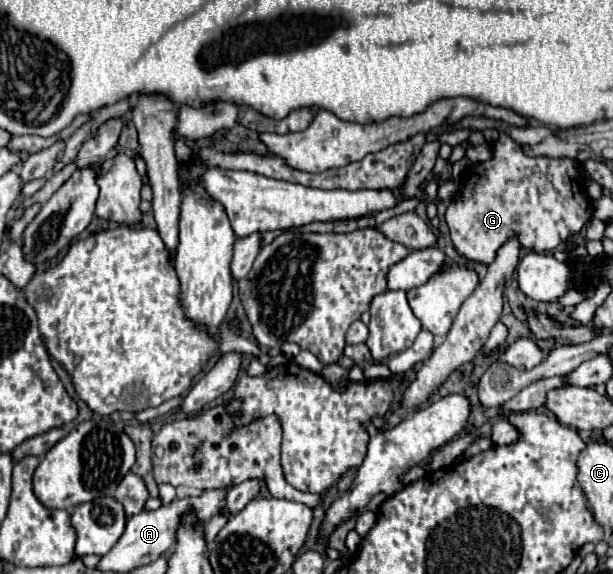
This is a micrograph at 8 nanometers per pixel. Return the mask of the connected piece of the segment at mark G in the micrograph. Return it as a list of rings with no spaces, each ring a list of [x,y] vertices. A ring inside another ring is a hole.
[[[499,133],[497,141],[491,143],[491,159],[485,163],[479,163],[469,171],[469,175],[463,181],[463,187],[459,195],[451,201],[447,207],[445,219],[451,231],[451,241],[455,249],[479,263],[493,263],[499,247],[507,243],[511,237],[517,237],[521,247],[535,251],[535,253],[549,253],[557,249],[559,245],[571,241],[581,233],[581,229],[589,223],[593,207],[585,191],[583,173],[575,159],[553,159],[553,157],[529,157],[525,151],[515,143],[507,133]]]

